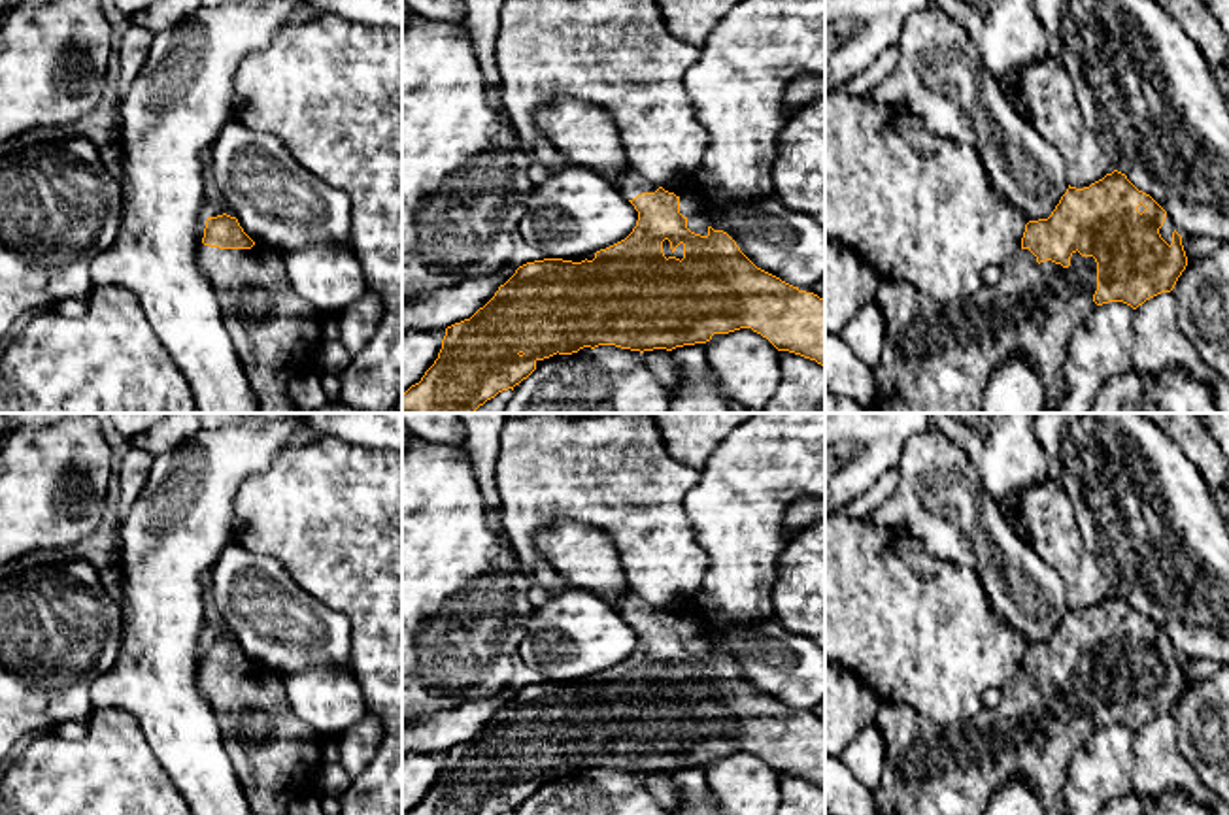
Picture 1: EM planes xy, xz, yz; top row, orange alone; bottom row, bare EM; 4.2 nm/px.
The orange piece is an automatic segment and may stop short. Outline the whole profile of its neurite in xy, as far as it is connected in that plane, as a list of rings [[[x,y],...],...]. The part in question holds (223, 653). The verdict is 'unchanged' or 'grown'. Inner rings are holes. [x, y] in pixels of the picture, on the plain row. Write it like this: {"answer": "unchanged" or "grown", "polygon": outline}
{"answer": "grown", "polygon": [[[208,640],[198,687],[208,694],[223,745],[253,815],[289,815],[291,802],[311,789],[321,764],[323,738],[300,721],[278,672],[253,664],[236,640]]]}

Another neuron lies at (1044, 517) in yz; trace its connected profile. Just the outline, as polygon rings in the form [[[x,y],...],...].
[[[1053,474],[1025,489],[1014,513],[1006,517],[1016,536],[1059,574],[1070,609],[1089,609],[1114,594],[1108,577],[1082,541],[1074,507]]]

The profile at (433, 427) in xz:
[[[402,413],[402,424],[430,443],[464,443],[466,426],[457,413]]]

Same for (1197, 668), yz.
[[[1204,658],[1182,660],[1187,683],[1204,681],[1220,670],[1220,664]]]

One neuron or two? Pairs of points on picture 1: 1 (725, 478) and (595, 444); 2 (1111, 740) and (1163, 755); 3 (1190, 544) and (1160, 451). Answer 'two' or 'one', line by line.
1: two
2: two
3: one

